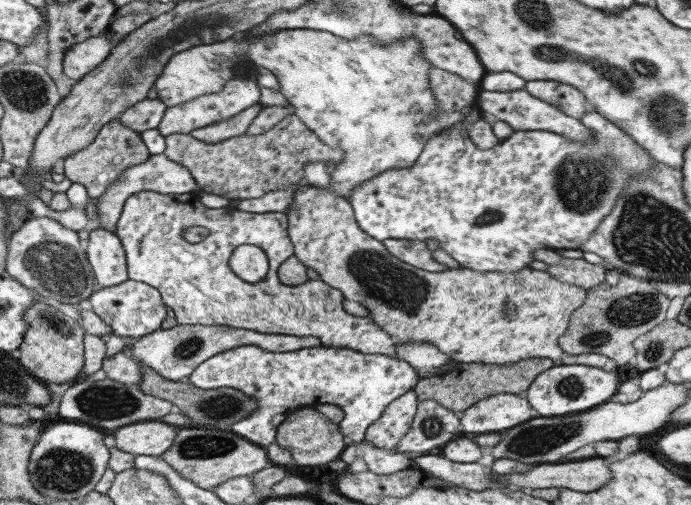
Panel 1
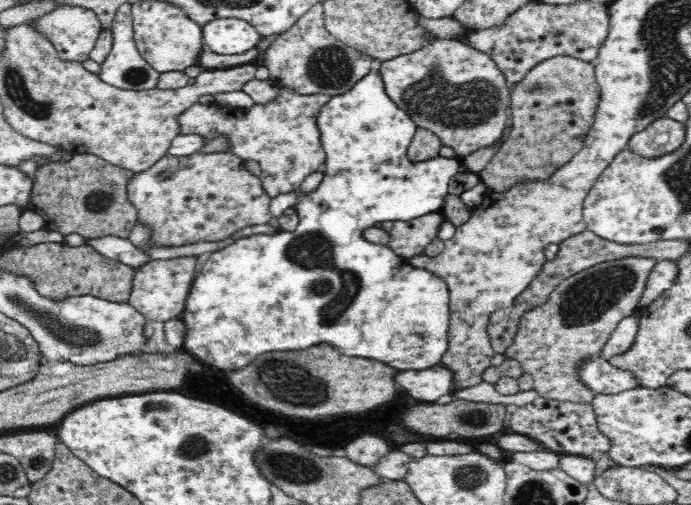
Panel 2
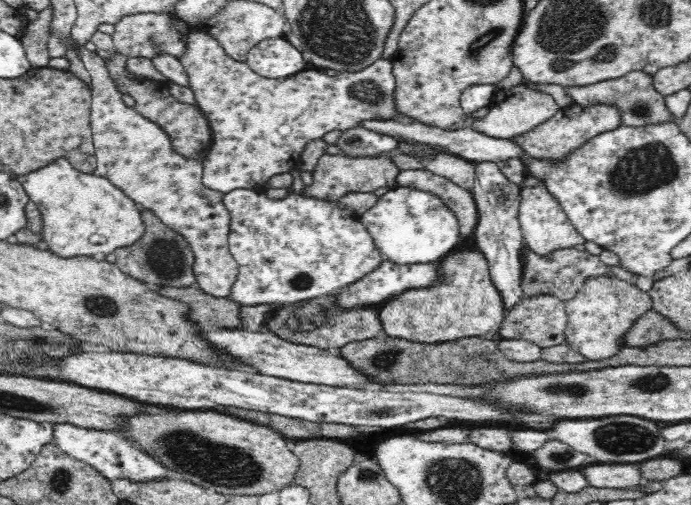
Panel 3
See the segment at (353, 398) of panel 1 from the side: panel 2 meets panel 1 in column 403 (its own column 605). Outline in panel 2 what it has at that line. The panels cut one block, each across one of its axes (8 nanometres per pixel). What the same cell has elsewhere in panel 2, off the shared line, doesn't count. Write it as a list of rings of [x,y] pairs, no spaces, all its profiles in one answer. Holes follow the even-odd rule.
[[[590,358],[582,362],[582,368],[578,370],[580,379],[586,381],[586,386],[594,389],[596,394],[616,394],[637,386],[631,372],[614,368],[609,361],[601,358]]]

